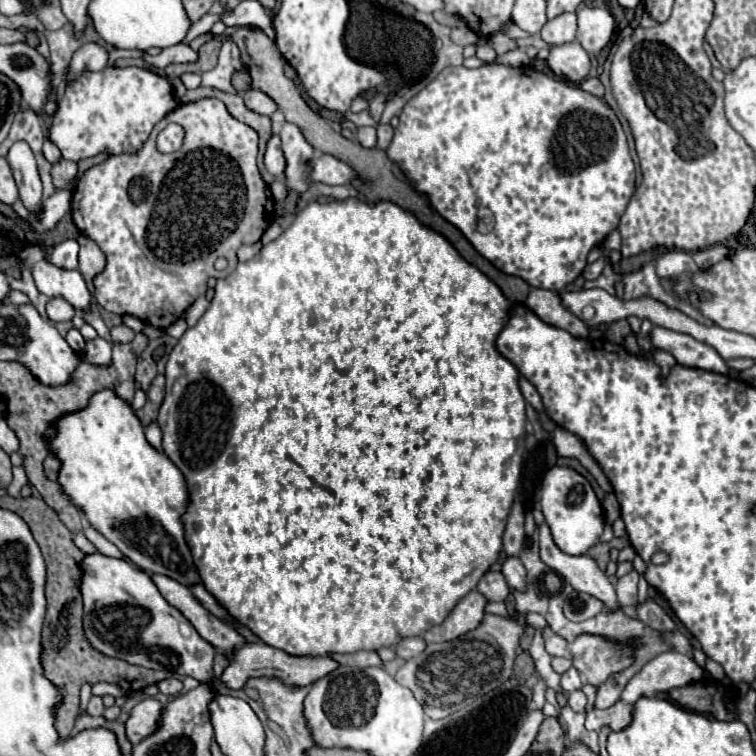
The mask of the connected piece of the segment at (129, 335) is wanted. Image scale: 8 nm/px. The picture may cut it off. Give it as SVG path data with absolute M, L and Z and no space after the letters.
M119 325L111 329L111 337L113 337L113 343L129 343L135 337L135 333L129 327Z

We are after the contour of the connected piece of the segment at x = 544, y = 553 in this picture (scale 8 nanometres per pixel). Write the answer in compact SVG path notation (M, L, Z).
M545 523L539 527L539 557L549 569L557 571L559 577L565 579L575 591L597 597L599 601L605 603L607 611L619 609L615 587L607 579L607 575L597 567L597 563L589 555L573 557L563 553L553 543L551 531Z

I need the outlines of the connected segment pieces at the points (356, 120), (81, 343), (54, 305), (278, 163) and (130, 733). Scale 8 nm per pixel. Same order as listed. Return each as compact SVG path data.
M348 111L344 114L344 117L352 121L357 127L377 126L377 123L372 119L368 111L363 111L358 114L354 114L351 111Z
M71 329L71 331L67 333L67 337L65 337L65 339L67 339L69 347L71 347L71 349L75 349L77 353L79 353L79 351L85 347L85 339L81 337L81 333L79 333L77 329Z
M61 297L49 299L47 303L47 317L51 321L71 321L71 317L75 315L75 309Z
M277 133L271 135L271 139L267 141L267 151L265 151L265 167L267 171L281 179L283 177L283 169L285 169L285 157L283 157L283 151L281 151L281 139Z
M145 699L137 703L125 723L127 739L135 745L135 743L141 743L145 737L153 735L159 725L161 711L163 711L163 703L157 699Z

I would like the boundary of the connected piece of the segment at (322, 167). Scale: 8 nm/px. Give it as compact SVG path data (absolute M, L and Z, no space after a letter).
M321 155L311 161L311 177L309 181L319 181L327 185L345 185L357 179L359 173L353 171L347 163L331 157L331 155Z

